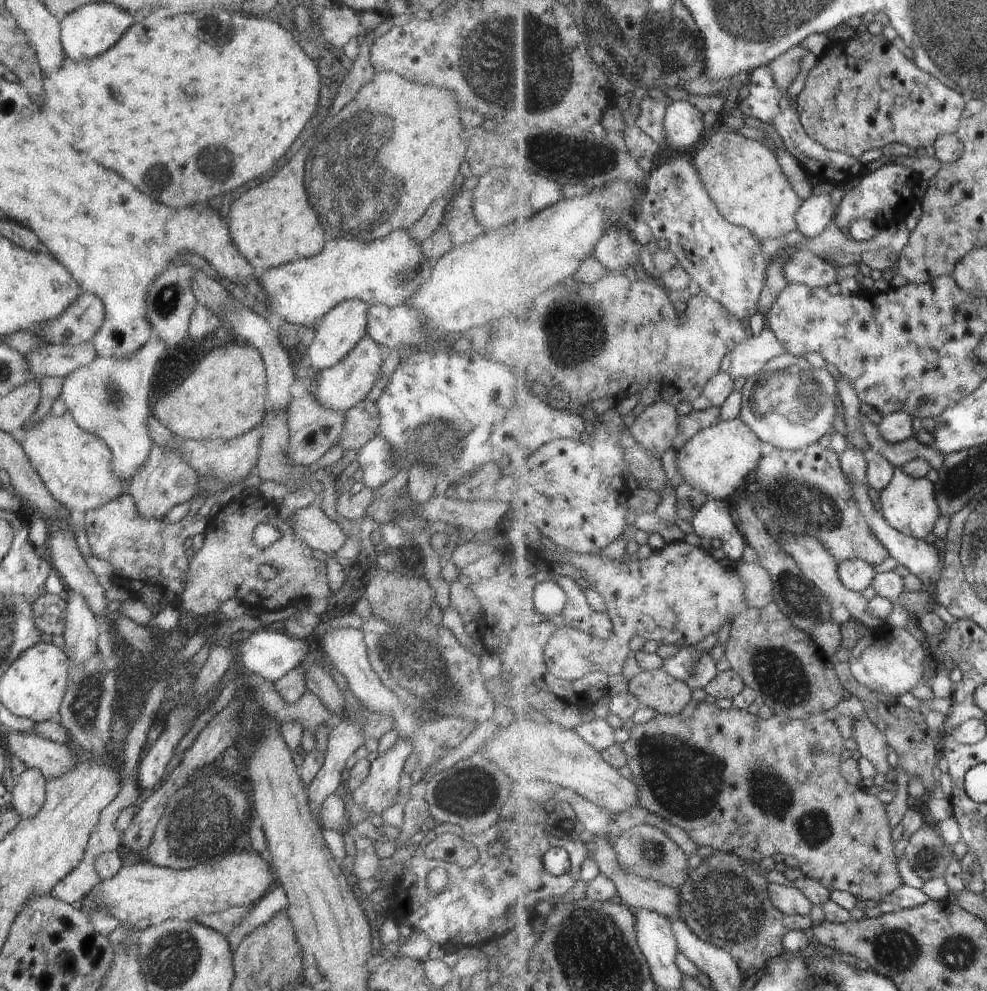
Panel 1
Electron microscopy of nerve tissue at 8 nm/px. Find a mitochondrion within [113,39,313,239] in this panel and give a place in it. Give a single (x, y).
(213, 167)

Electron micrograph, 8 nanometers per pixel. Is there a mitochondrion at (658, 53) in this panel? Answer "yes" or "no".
yes

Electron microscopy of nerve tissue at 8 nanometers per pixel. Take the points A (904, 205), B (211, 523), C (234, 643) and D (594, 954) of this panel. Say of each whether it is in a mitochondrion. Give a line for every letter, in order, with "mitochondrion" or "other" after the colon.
A: other
B: other
C: other
D: mitochondrion

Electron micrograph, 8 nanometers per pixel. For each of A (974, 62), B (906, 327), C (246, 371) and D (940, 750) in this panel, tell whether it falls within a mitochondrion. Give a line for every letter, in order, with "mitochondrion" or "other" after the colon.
A: mitochondrion
B: other
C: other
D: other

